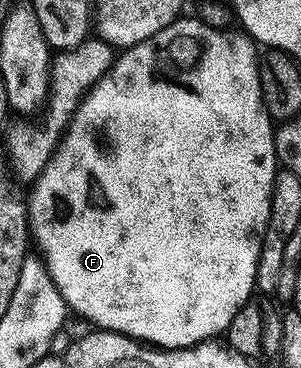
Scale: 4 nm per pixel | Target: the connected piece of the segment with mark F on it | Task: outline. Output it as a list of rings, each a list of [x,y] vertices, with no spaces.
[[[177,18],[170,26],[158,30],[150,38],[142,42],[133,44],[131,48],[125,48],[115,57],[112,69],[92,88],[92,91],[85,96],[84,100],[77,108],[75,116],[72,117],[72,123],[68,125],[63,136],[60,137],[60,143],[56,145],[56,153],[50,158],[50,162],[42,171],[40,177],[31,185],[27,193],[28,201],[28,222],[34,231],[35,237],[38,236],[38,242],[42,251],[45,263],[48,266],[48,272],[54,278],[58,290],[62,294],[64,303],[68,305],[73,313],[77,312],[84,320],[89,320],[89,325],[95,326],[100,330],[110,332],[121,332],[123,336],[131,336],[134,340],[139,340],[146,344],[151,344],[157,348],[189,348],[191,344],[201,344],[203,340],[211,340],[227,333],[230,322],[234,314],[246,303],[253,299],[252,292],[256,288],[256,267],[260,257],[260,247],[264,241],[264,235],[270,222],[270,202],[272,201],[272,187],[276,181],[278,171],[278,161],[276,159],[276,147],[274,146],[274,121],[268,116],[264,108],[262,90],[260,89],[258,48],[247,35],[228,37],[227,31],[219,28],[206,26],[199,18],[184,20]]]

